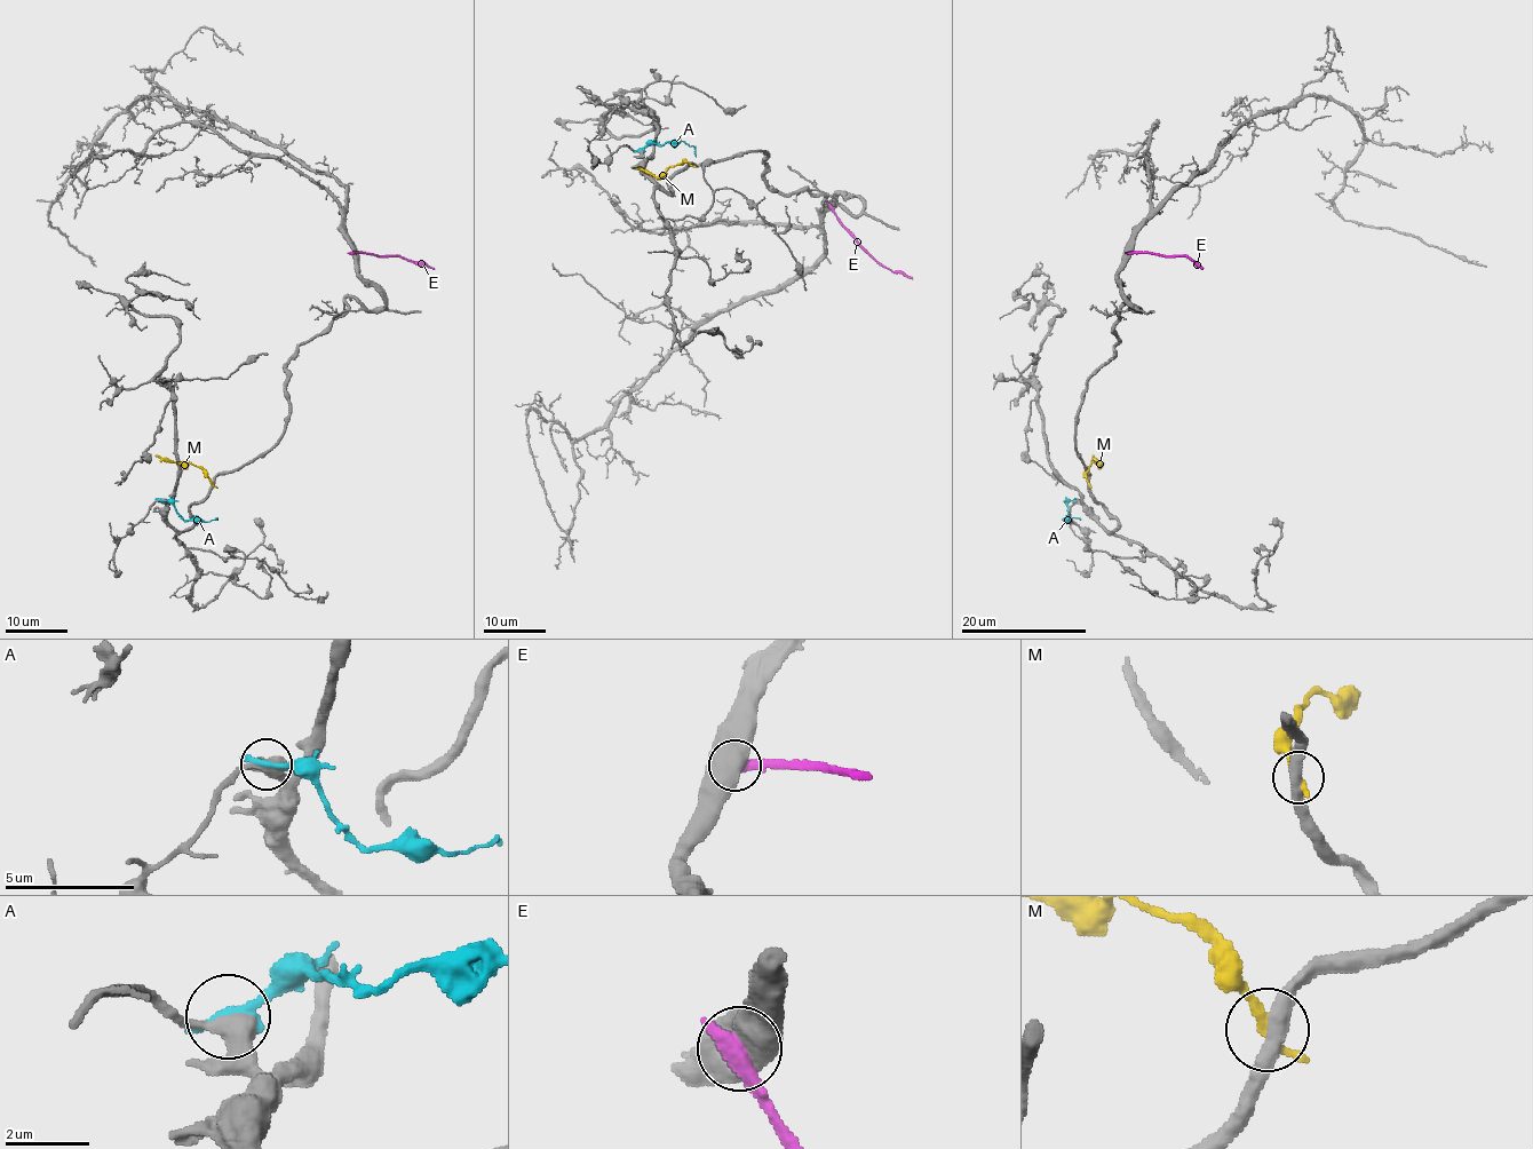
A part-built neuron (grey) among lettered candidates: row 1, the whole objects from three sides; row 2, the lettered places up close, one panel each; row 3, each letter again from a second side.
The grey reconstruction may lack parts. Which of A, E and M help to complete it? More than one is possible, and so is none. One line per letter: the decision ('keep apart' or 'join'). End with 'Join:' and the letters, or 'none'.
A: keep apart
E: keep apart
M: keep apart
Join: none

